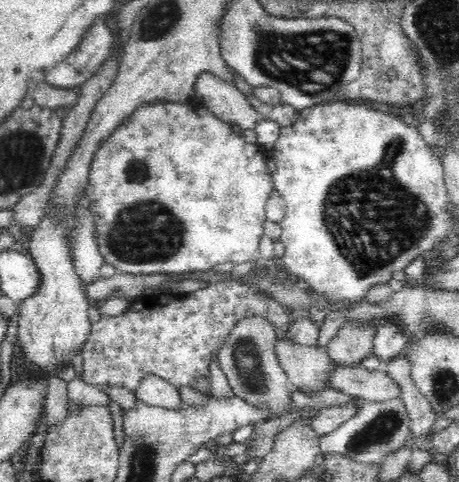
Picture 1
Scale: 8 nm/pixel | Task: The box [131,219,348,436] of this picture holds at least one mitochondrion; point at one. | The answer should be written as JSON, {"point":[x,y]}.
{"point":[247,358]}

